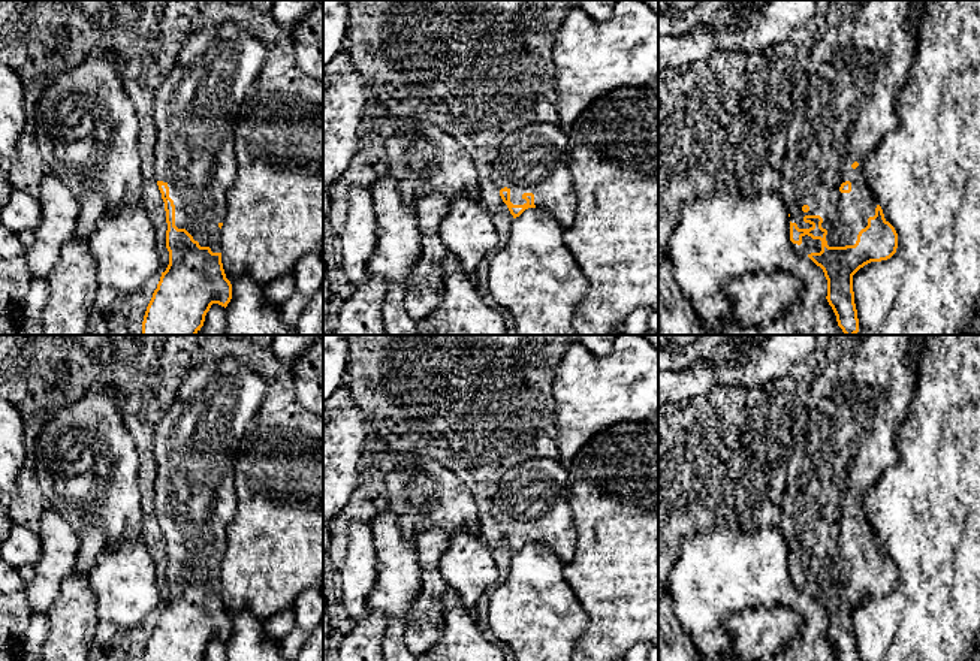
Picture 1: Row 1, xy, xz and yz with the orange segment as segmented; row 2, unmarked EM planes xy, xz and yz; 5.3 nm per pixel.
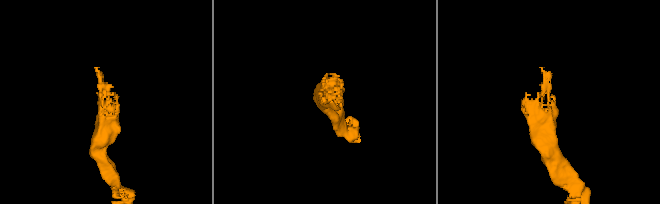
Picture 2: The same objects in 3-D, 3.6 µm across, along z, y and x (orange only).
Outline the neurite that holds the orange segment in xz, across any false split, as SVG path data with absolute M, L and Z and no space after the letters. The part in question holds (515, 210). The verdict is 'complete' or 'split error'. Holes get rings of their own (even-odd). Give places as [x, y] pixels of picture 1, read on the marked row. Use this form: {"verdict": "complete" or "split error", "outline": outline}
{"verdict": "split error", "outline": "M557 121L539 127L512 127L498 141L491 167L492 184L513 218L528 208L545 208L567 229L575 196L567 166L567 142Z"}

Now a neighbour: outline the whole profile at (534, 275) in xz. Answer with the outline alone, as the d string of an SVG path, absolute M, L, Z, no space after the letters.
M528 208L513 218L507 242L489 262L488 289L512 314L516 335L579 335L573 317L588 281L564 244L564 233L564 226L549 211Z

